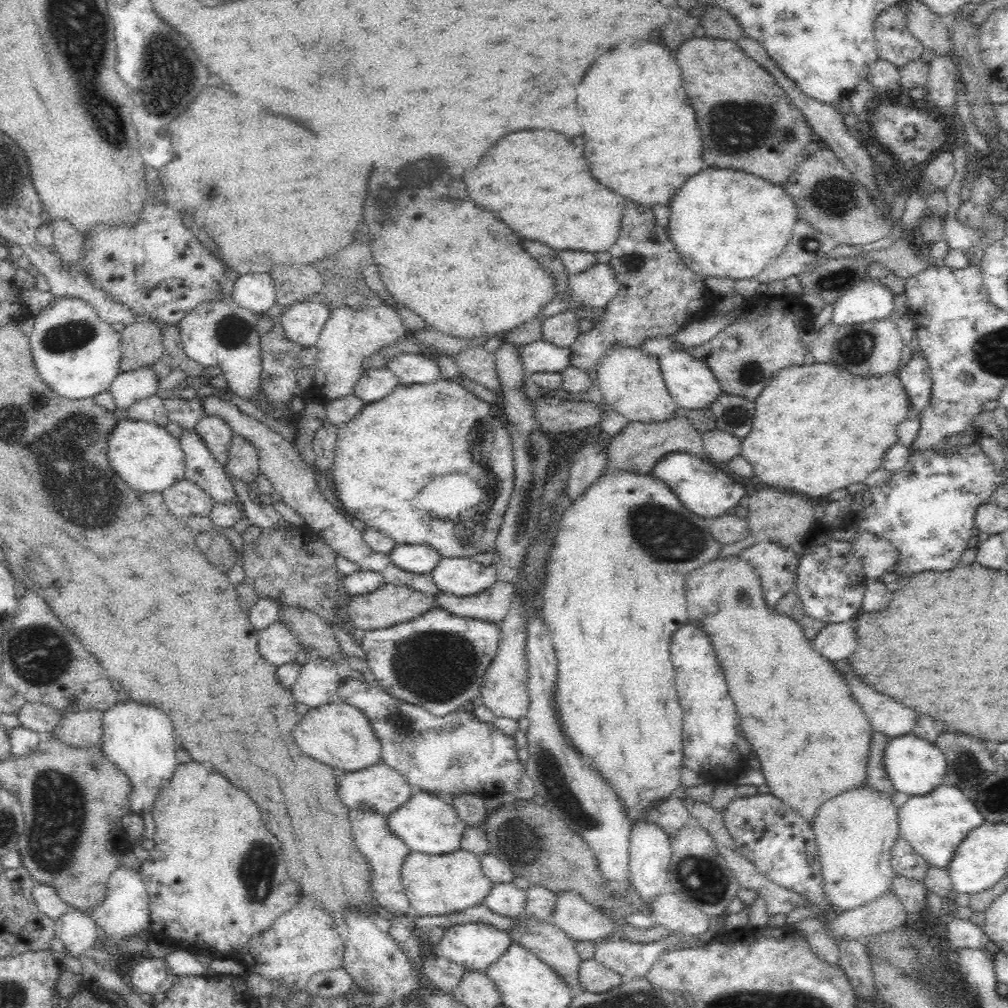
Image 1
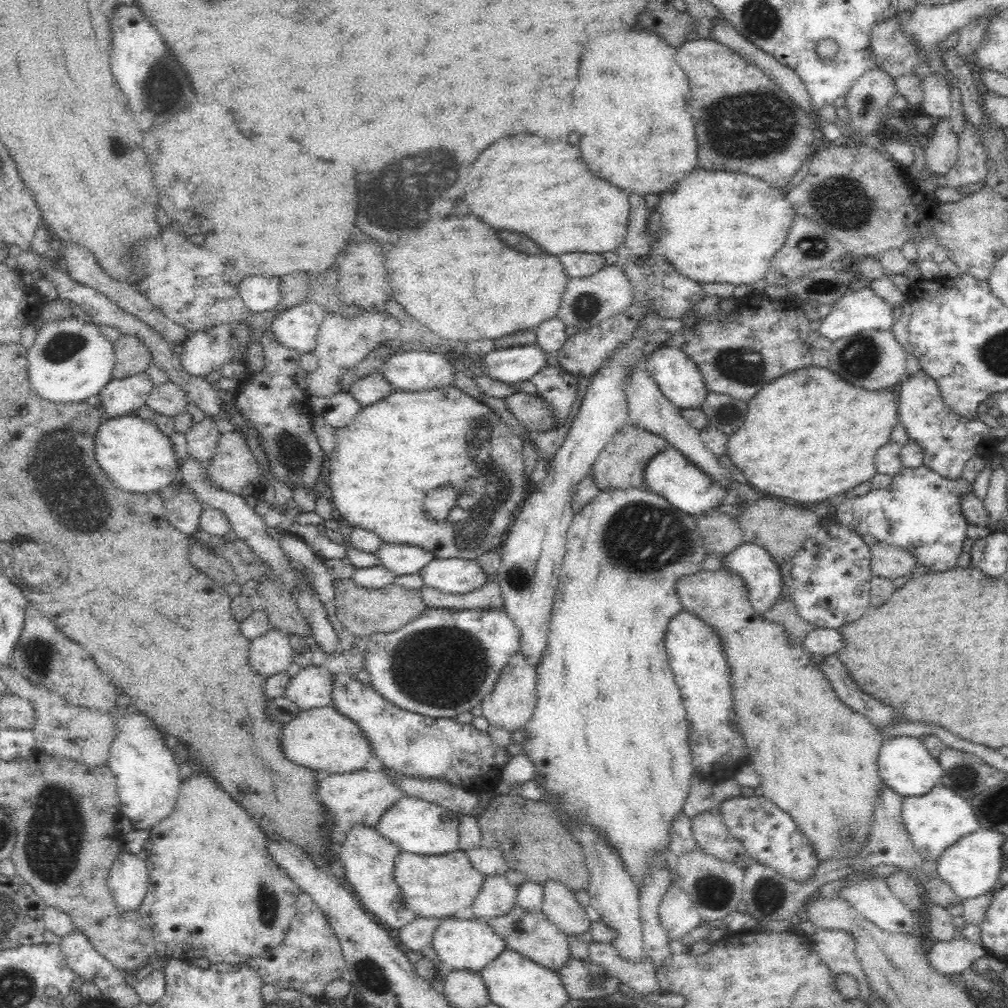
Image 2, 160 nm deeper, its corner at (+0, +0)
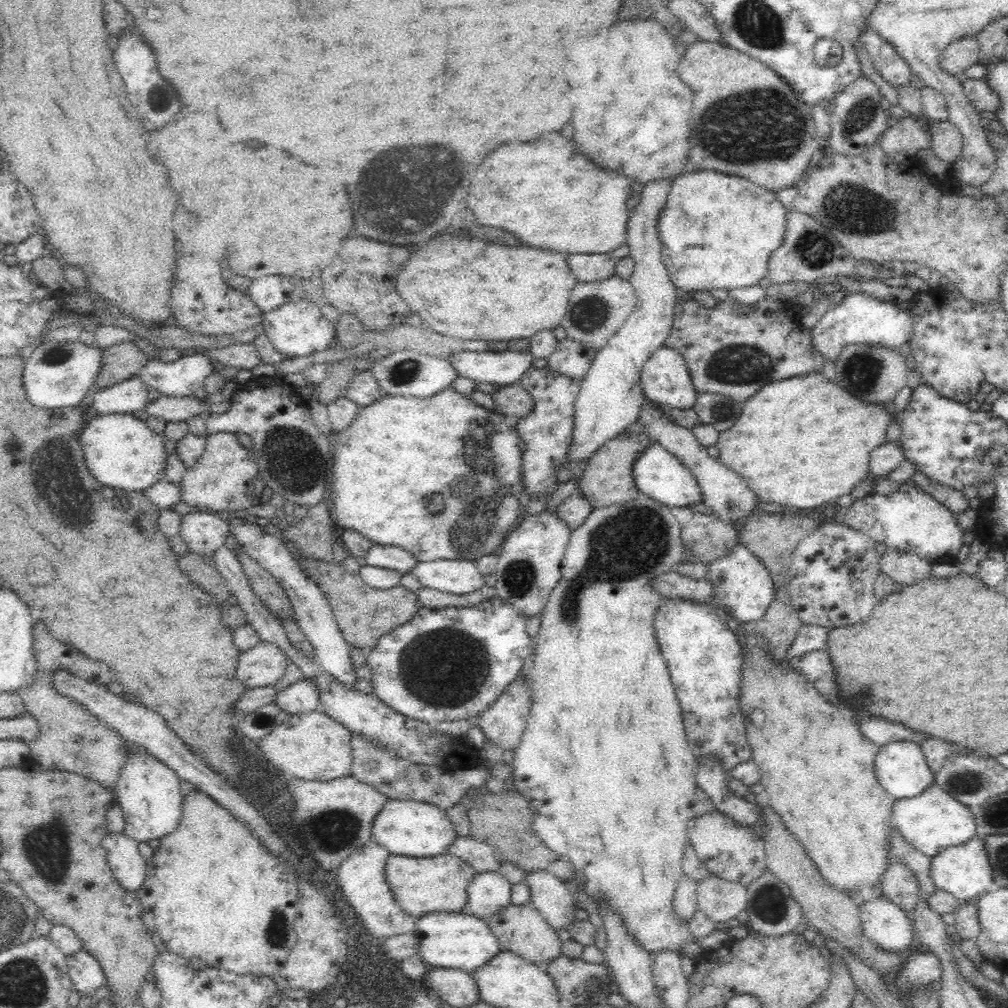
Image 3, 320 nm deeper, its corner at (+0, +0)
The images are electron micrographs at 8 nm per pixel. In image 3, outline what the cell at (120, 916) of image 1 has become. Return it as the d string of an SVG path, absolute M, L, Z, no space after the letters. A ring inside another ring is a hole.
M108 832L100 844L106 852L107 862L113 870L115 879L121 884L122 888L130 892L137 892L146 878L147 862L139 852L139 843L122 832Z

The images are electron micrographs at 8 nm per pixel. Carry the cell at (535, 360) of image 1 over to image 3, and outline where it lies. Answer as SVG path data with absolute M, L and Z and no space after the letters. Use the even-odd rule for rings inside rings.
M463 351L450 355L456 376L470 378L474 383L515 384L531 368L532 355L516 351Z

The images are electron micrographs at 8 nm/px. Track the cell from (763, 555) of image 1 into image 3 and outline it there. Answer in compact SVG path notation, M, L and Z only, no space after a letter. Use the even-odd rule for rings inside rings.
M742 542L734 546L726 556L708 564L706 570L704 578L714 587L716 608L723 614L738 620L740 624L760 620L776 597L774 596L774 583L772 583L768 569Z

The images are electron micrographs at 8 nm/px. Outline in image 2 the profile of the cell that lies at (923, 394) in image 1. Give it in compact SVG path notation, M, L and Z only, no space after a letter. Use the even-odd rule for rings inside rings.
M919 371L908 380L898 385L899 422L906 428L908 442L918 443L924 451L923 464L940 476L958 480L966 462L974 455L980 457L992 455L1000 438L993 436L991 428L977 418L962 418L951 412L939 391L937 382Z

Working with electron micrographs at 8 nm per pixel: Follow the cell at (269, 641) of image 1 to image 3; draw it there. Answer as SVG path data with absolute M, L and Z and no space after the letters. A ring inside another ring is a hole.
M260 641L238 656L234 677L245 689L274 685L286 670L288 659L278 645Z

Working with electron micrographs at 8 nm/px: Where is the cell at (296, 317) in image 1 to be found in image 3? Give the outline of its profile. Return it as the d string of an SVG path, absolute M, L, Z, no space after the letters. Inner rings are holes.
M309 295L303 297L299 302L289 301L279 306L278 309L264 312L262 325L274 349L286 355L287 359L326 350L335 336L335 325L322 315L320 307L316 306Z

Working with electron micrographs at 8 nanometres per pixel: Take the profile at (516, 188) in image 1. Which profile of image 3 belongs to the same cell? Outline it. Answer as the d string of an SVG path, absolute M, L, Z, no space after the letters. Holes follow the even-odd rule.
M570 80L566 88L568 102L572 106L570 120L556 132L544 130L534 142L508 142L492 150L478 166L470 184L470 208L476 214L478 224L502 228L514 234L520 242L548 248L554 252L572 254L605 254L625 244L630 208L627 205L630 180L620 172L610 172L592 164L574 144L574 96L570 96Z

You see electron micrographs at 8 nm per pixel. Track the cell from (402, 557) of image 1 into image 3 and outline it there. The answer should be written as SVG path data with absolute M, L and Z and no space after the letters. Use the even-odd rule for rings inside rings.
M373 543L368 552L364 554L363 563L380 568L389 568L410 574L412 566L418 564L412 553L395 546L380 546Z

